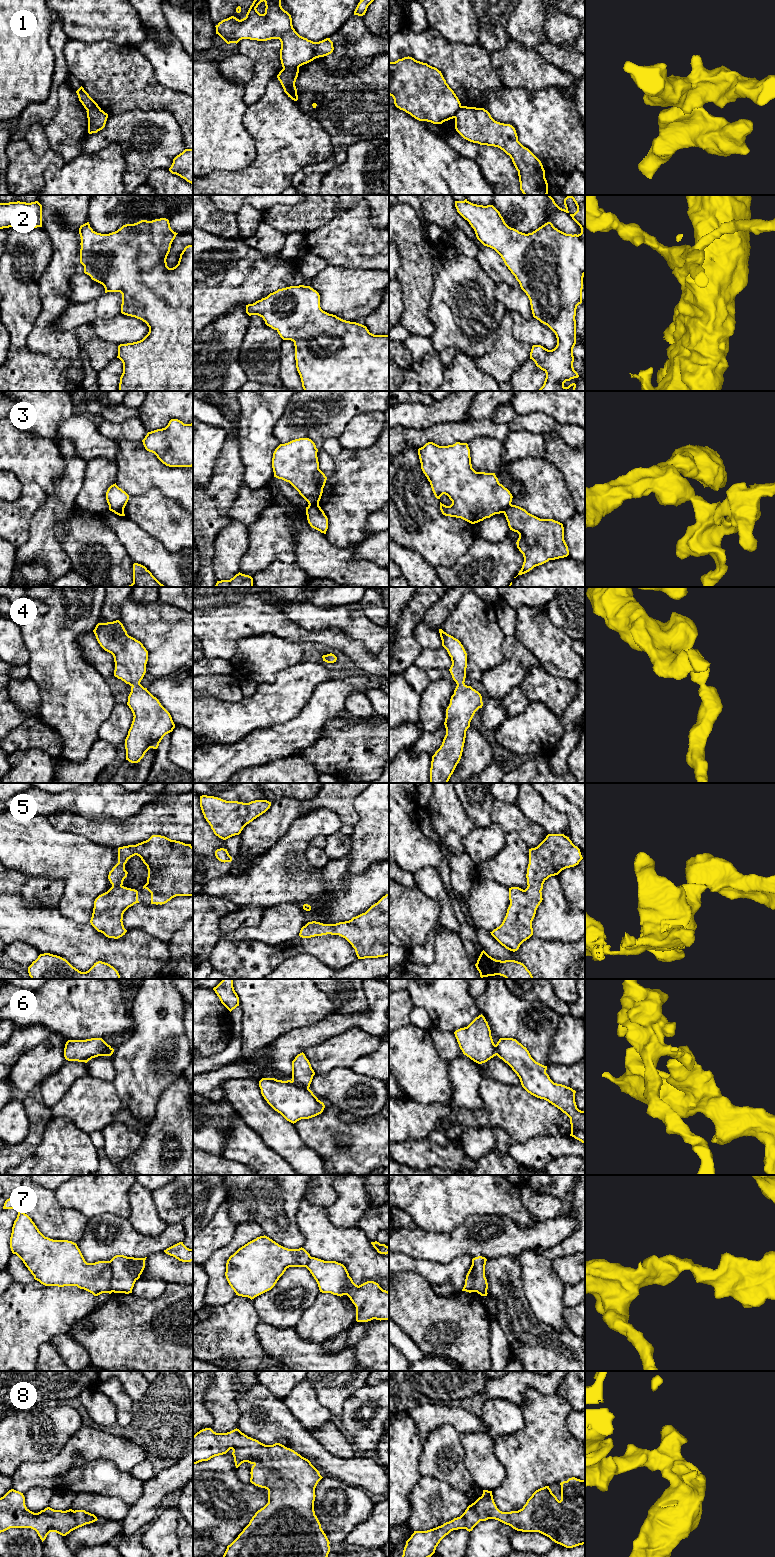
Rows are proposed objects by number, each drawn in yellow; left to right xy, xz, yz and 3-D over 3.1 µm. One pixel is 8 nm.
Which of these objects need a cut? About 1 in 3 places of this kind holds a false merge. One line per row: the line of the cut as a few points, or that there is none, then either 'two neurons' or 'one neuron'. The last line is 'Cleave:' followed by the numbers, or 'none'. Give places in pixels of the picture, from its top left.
1: xz (283, 67), (298, 68) | two neurons
2: no cut | one neuron
3: xz (318, 505), (308, 507) | two neurons
4: no cut | one neuron
5: no cut | one neuron
6: xz (292, 1080), (308, 1088) | two neurons
7: xy (109, 1261), (112, 1291) | two neurons
8: no cut | one neuron
Cleave: 1, 3, 6, 7

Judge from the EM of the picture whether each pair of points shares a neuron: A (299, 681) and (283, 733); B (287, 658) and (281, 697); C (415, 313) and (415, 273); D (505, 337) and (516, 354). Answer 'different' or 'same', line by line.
A: different
B: different
C: same
D: same

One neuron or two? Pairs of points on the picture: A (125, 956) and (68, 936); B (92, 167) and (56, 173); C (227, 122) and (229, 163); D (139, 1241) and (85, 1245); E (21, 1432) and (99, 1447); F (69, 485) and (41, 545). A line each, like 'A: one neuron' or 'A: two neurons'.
A: one neuron
B: one neuron
C: one neuron
D: one neuron
E: two neurons
F: one neuron

